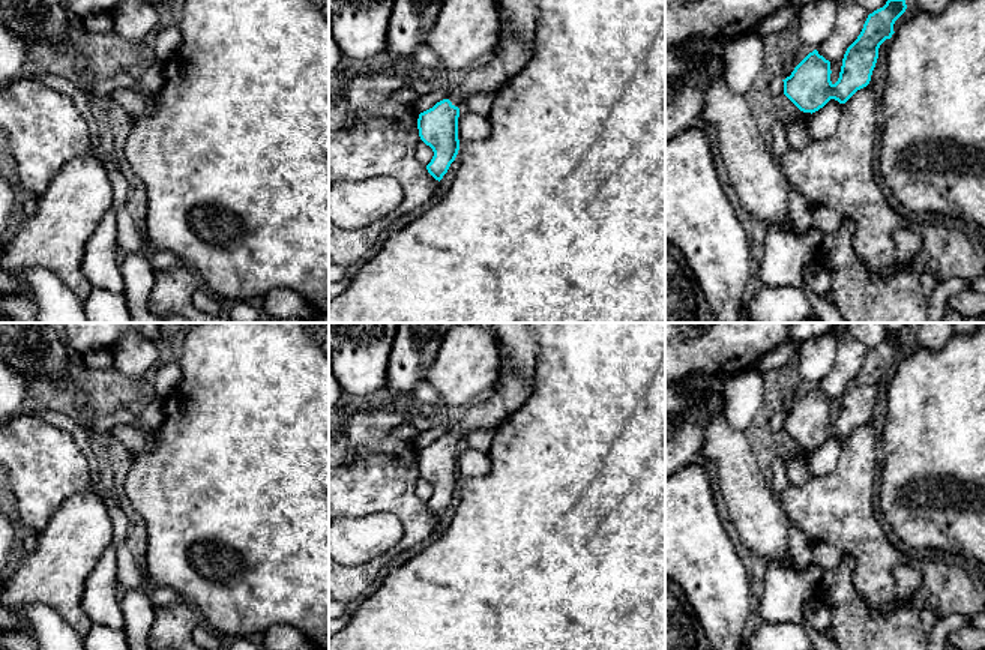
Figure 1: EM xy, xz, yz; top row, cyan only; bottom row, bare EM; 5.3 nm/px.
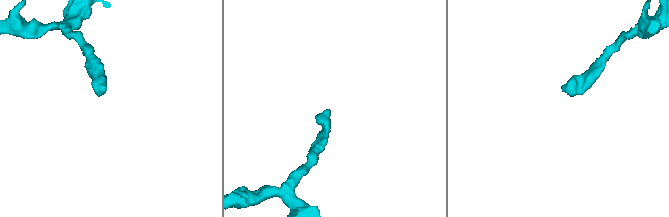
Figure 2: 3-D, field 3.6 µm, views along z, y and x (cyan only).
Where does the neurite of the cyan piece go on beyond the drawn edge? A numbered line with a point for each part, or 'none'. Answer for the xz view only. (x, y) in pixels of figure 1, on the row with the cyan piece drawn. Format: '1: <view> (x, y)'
1: xz (514, 54)

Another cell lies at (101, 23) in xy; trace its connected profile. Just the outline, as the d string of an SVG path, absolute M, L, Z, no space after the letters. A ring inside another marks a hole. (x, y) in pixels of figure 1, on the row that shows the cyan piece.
M108 12L89 15L83 20L84 27L89 33L105 35L113 32L113 17Z

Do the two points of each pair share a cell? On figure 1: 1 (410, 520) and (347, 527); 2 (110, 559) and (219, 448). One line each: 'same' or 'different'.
1: different
2: different

